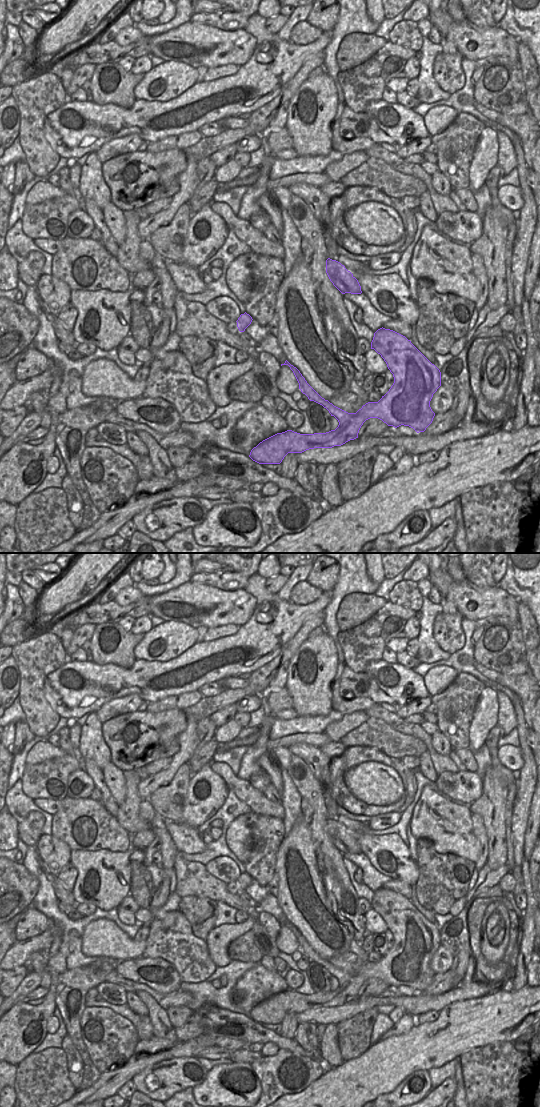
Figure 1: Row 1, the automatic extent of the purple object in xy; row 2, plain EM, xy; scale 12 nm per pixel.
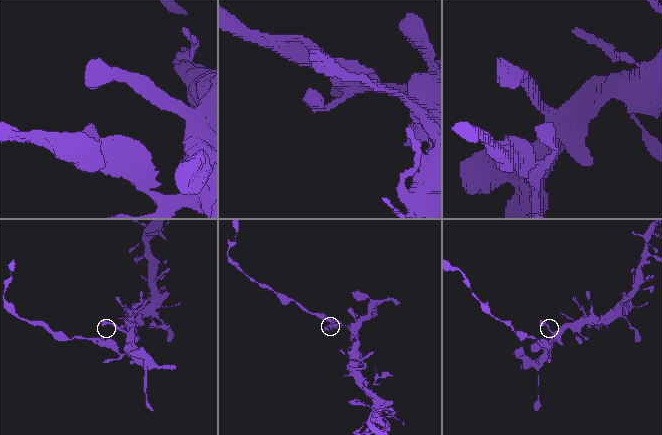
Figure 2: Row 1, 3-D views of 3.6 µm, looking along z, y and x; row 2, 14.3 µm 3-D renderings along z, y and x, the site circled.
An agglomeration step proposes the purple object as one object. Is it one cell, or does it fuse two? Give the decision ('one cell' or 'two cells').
two cells

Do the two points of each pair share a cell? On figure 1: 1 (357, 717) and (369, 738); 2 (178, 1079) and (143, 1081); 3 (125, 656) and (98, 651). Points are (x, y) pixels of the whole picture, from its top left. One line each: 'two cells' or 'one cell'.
1: two cells
2: one cell
3: one cell

